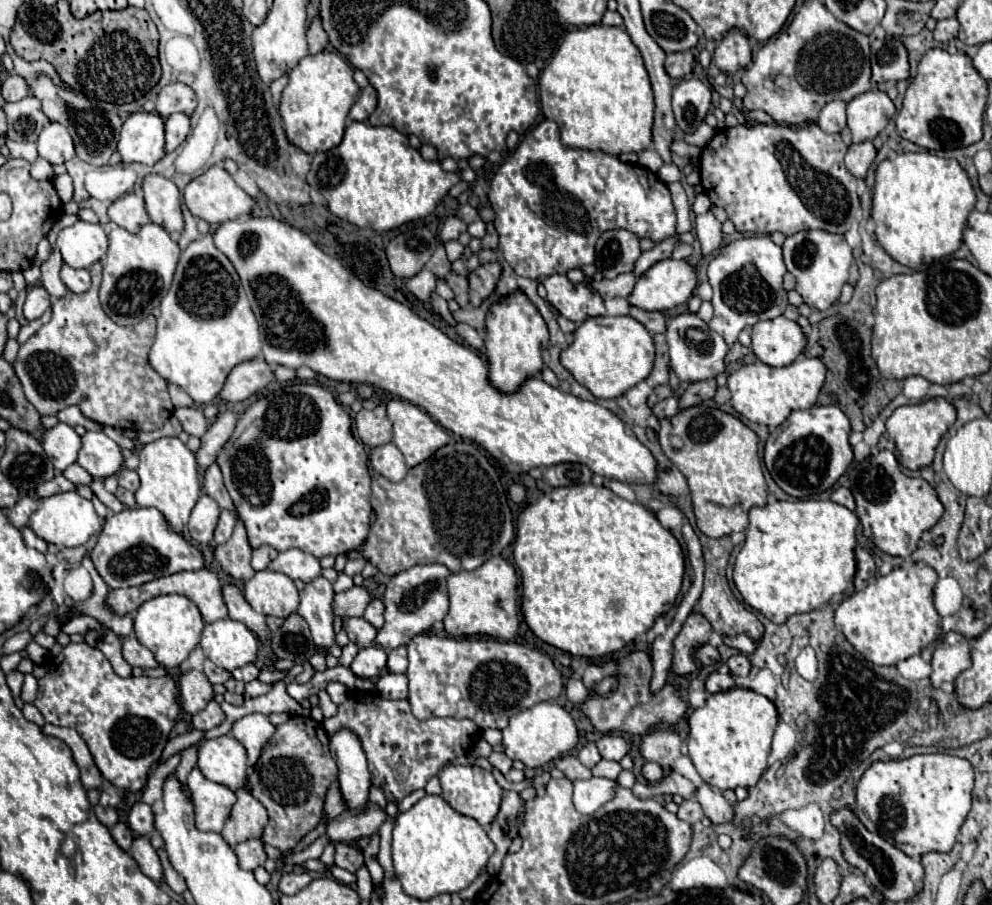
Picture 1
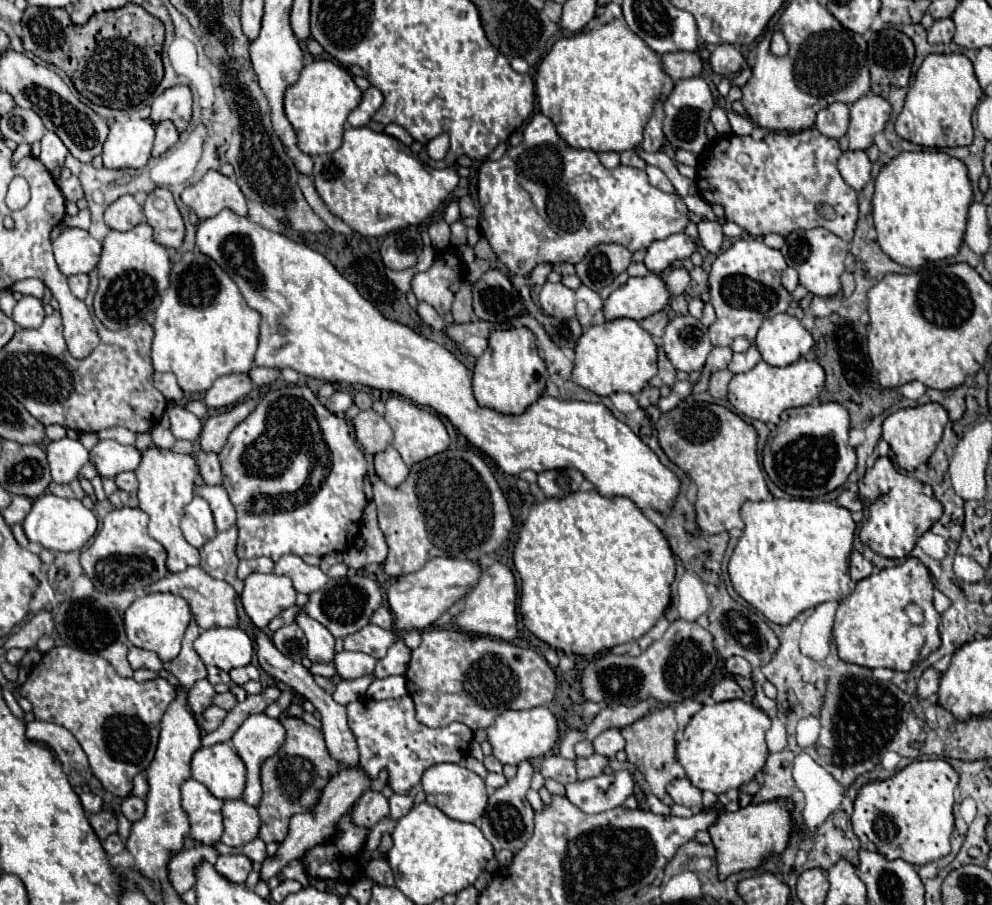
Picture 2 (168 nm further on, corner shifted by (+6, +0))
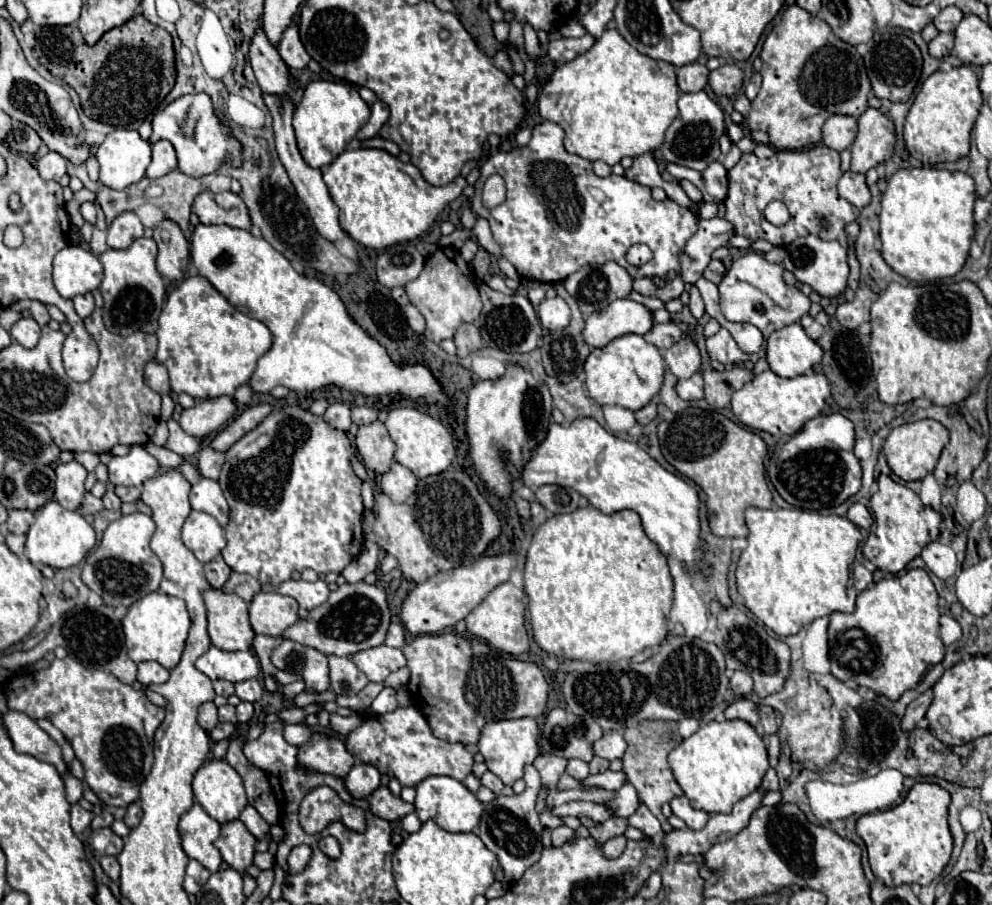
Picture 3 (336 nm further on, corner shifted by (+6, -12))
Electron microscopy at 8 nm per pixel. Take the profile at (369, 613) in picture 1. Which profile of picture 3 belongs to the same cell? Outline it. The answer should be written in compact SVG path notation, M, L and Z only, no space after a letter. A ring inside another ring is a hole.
M392 623L388 627L388 633L386 633L386 645L390 645L390 647L402 647L406 643L404 633L406 631L404 631L404 627L400 623Z

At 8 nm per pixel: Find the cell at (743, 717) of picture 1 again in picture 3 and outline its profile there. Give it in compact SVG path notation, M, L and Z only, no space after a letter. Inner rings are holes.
M742 719L702 723L700 729L684 739L668 755L678 785L694 809L706 813L730 813L734 803L756 791L768 771L768 753L762 737Z

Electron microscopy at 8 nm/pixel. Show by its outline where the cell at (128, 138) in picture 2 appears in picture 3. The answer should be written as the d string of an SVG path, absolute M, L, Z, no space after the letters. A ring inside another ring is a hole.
M116 129L96 149L100 163L100 183L110 189L126 189L146 175L150 165L150 141L144 141L138 131Z

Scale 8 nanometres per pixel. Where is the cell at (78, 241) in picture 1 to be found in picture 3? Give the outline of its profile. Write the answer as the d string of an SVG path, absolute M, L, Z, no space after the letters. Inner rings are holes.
M66 245L54 257L54 285L64 299L88 293L100 285L102 265L96 255L78 245Z

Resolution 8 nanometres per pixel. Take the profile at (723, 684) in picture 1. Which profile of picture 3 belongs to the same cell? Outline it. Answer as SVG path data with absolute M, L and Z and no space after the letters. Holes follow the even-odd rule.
M740 697L736 699L734 703L730 703L724 711L726 719L744 719L748 721L750 725L756 725L758 723L758 709L756 709L756 703L746 699L746 697Z

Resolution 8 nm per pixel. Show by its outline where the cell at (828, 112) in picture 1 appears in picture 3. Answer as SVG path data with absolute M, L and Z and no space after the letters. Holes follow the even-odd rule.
M832 115L824 127L822 127L822 143L828 145L830 149L844 151L852 145L856 137L856 117L848 115Z

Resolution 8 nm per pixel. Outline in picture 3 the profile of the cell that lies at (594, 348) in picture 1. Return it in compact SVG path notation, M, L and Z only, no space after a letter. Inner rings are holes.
M622 335L604 347L592 349L584 361L584 373L586 389L598 405L620 405L630 411L638 411L660 391L664 359L660 351L642 335Z

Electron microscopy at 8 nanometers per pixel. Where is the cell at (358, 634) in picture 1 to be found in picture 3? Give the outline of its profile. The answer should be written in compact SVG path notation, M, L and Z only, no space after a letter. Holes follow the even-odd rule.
M378 645L372 649L358 651L352 659L354 659L356 667L370 681L376 681L376 683L384 683L392 671L406 665L406 657L402 655L402 651L388 647L388 645Z

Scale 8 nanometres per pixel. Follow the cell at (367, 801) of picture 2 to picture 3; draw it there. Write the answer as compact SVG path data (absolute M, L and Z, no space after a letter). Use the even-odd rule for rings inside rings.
M378 787L378 789L368 797L368 803L370 803L370 811L372 811L376 817L386 819L386 821L396 821L396 819L400 819L400 817L416 811L413 804L392 797L392 793L390 793L386 787Z

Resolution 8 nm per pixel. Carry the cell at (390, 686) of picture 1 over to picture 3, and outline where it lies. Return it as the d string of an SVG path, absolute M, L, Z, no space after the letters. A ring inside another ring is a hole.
M384 687L382 693L374 699L374 703L370 705L370 709L376 713L376 715L384 715L384 713L390 713L398 707L396 703L396 691L392 687Z

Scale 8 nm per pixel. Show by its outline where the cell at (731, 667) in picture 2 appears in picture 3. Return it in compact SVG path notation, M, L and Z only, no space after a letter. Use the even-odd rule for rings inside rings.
M734 671L732 677L730 677L730 687L732 687L734 695L746 697L746 695L752 693L752 679L744 671Z

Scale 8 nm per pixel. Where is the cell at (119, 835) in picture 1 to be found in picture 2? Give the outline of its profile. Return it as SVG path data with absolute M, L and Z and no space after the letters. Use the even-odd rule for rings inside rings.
M110 835L104 843L102 843L102 847L104 847L104 851L108 853L108 855L118 855L118 853L122 853L124 851L124 841L120 839L120 835Z

